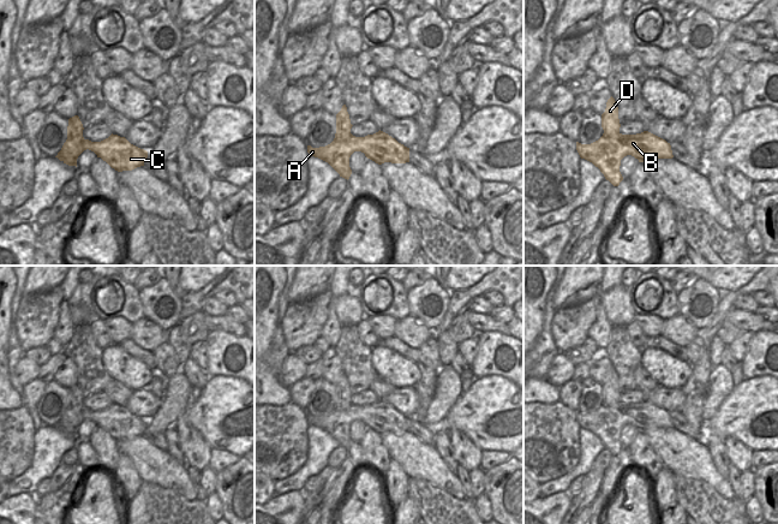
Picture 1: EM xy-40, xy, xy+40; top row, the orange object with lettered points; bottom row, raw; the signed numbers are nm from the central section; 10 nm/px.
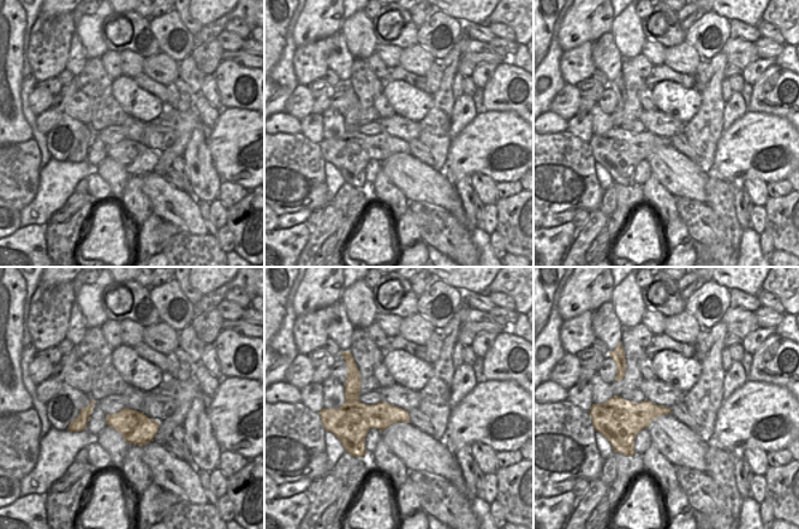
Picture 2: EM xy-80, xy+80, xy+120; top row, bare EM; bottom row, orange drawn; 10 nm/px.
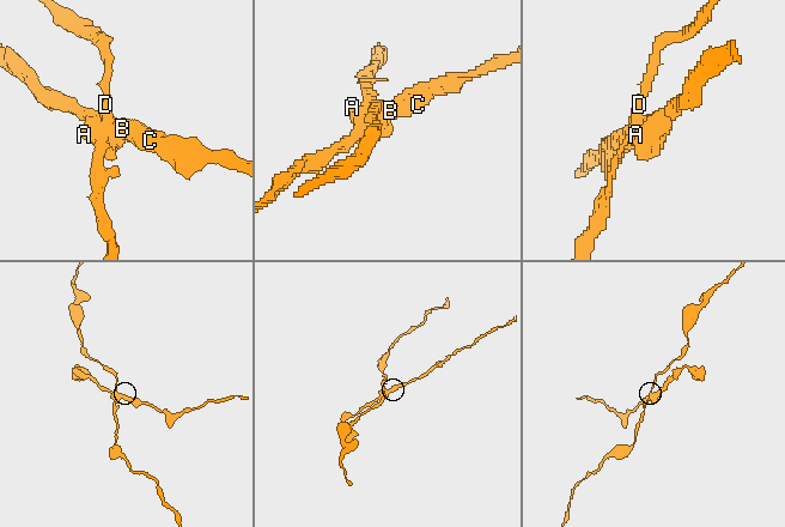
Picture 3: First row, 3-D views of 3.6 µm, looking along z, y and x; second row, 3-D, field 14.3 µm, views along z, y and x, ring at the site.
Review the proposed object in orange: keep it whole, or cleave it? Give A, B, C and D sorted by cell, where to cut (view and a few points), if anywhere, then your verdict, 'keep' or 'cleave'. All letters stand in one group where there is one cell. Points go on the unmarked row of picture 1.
A B C / D | xy (352, 404), (345, 410), (333, 410) | cleave

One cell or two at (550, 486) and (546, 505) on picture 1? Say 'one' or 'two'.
two

